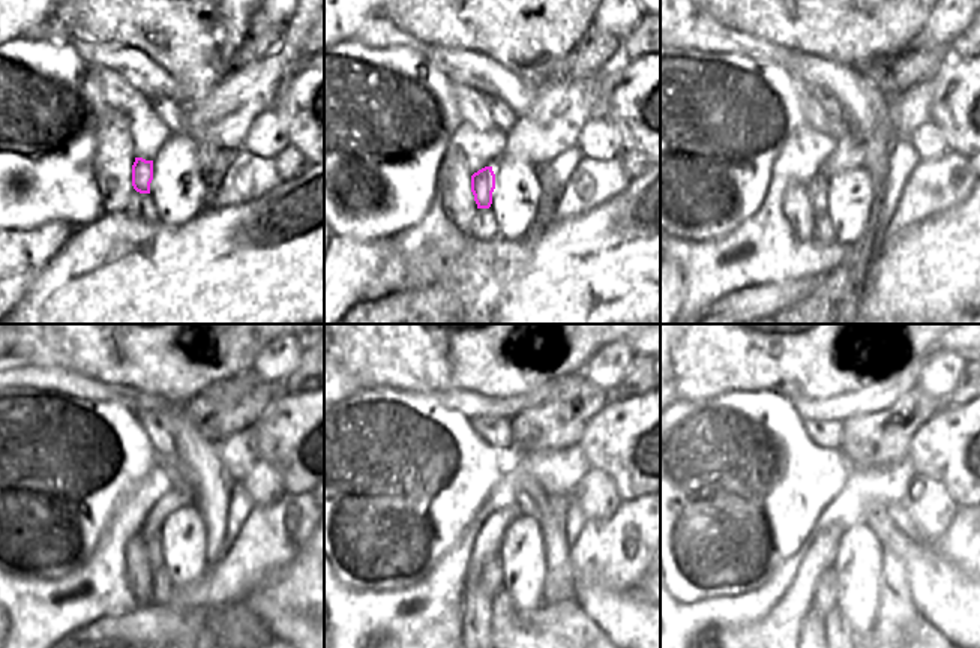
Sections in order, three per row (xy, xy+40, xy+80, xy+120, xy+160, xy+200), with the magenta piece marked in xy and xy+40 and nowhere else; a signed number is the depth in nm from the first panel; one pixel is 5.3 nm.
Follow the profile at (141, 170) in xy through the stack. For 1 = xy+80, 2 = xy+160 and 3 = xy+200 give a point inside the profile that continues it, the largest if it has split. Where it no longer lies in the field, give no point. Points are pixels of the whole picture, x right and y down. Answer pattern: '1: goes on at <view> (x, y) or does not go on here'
1: goes on at xy+80 (818, 186)
2: goes on at xy+160 (491, 578)
3: goes on at xy+200 (826, 596)

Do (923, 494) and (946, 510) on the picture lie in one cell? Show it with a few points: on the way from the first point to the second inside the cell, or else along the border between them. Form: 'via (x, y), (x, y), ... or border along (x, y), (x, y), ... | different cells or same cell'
via (929, 500), (940, 509) | same cell

